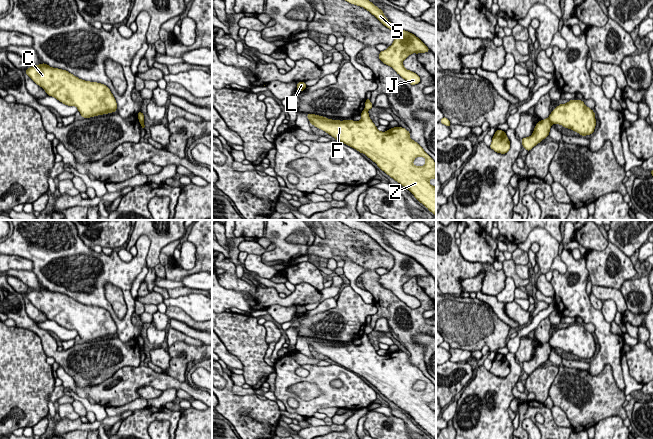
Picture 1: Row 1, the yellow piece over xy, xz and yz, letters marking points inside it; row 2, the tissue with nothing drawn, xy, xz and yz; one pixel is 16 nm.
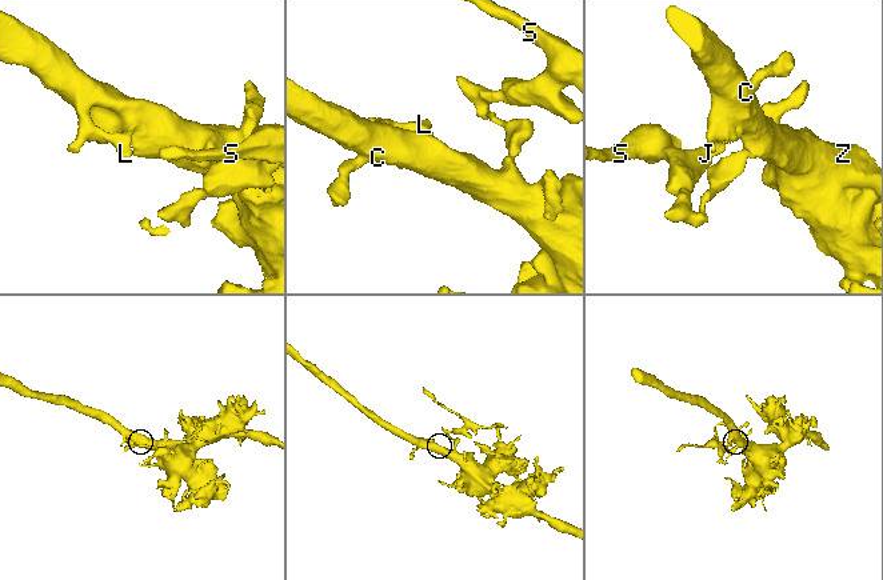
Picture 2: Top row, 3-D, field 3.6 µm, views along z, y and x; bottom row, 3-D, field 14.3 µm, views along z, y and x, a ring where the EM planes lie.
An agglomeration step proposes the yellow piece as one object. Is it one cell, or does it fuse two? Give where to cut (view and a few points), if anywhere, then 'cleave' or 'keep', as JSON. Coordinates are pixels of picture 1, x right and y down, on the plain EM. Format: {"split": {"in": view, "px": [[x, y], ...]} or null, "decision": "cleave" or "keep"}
{"split": {"in": "yz", "px": [[548, 342], [551, 348]]}, "decision": "cleave"}

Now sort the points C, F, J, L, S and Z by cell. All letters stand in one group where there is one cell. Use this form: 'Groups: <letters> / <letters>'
Groups: C F L Z / J S

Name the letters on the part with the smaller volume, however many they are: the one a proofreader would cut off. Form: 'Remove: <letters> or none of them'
Remove: J, S

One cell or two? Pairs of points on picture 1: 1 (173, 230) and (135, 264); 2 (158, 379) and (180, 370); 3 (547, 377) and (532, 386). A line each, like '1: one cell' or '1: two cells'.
1: two cells
2: two cells
3: one cell

